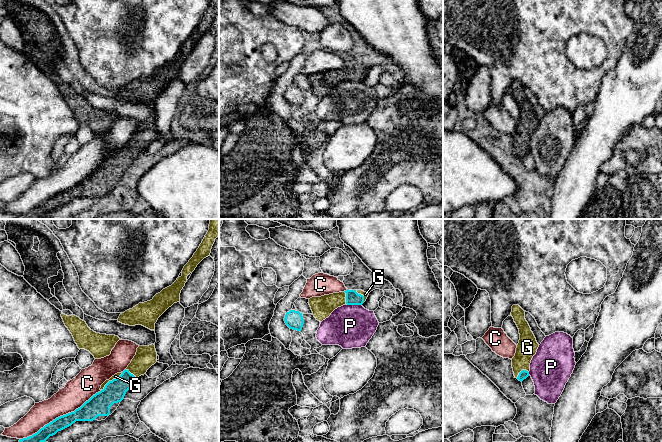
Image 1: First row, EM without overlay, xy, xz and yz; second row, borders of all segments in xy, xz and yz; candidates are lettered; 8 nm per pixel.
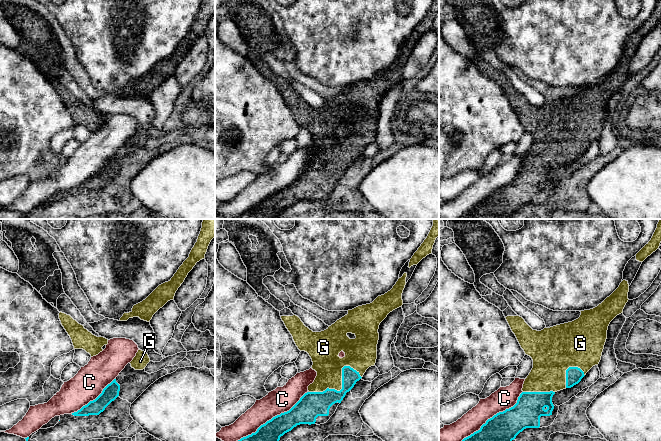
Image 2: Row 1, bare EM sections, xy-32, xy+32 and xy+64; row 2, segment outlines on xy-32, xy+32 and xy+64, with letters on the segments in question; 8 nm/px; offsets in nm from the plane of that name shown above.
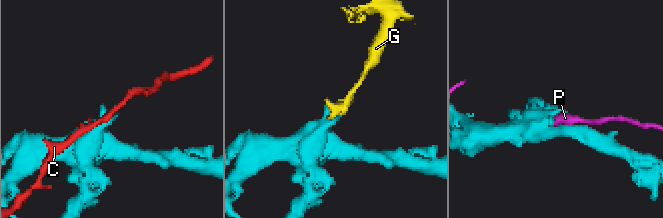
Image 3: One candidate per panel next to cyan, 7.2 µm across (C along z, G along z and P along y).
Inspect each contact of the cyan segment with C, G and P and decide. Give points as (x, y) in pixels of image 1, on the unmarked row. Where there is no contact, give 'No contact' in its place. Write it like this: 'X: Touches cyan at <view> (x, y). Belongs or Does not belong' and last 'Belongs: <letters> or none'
C: Touches cyan at xy (60, 192). Does not belong
G: Touches cyan at xy (112, 156). Does not belong
P: Touches cyan at xz (354, 80). Does not belong
Belongs: none

